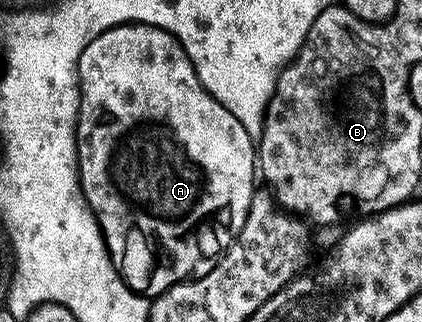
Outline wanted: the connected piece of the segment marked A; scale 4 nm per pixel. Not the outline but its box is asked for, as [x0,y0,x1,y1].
[77,24,259,298]

